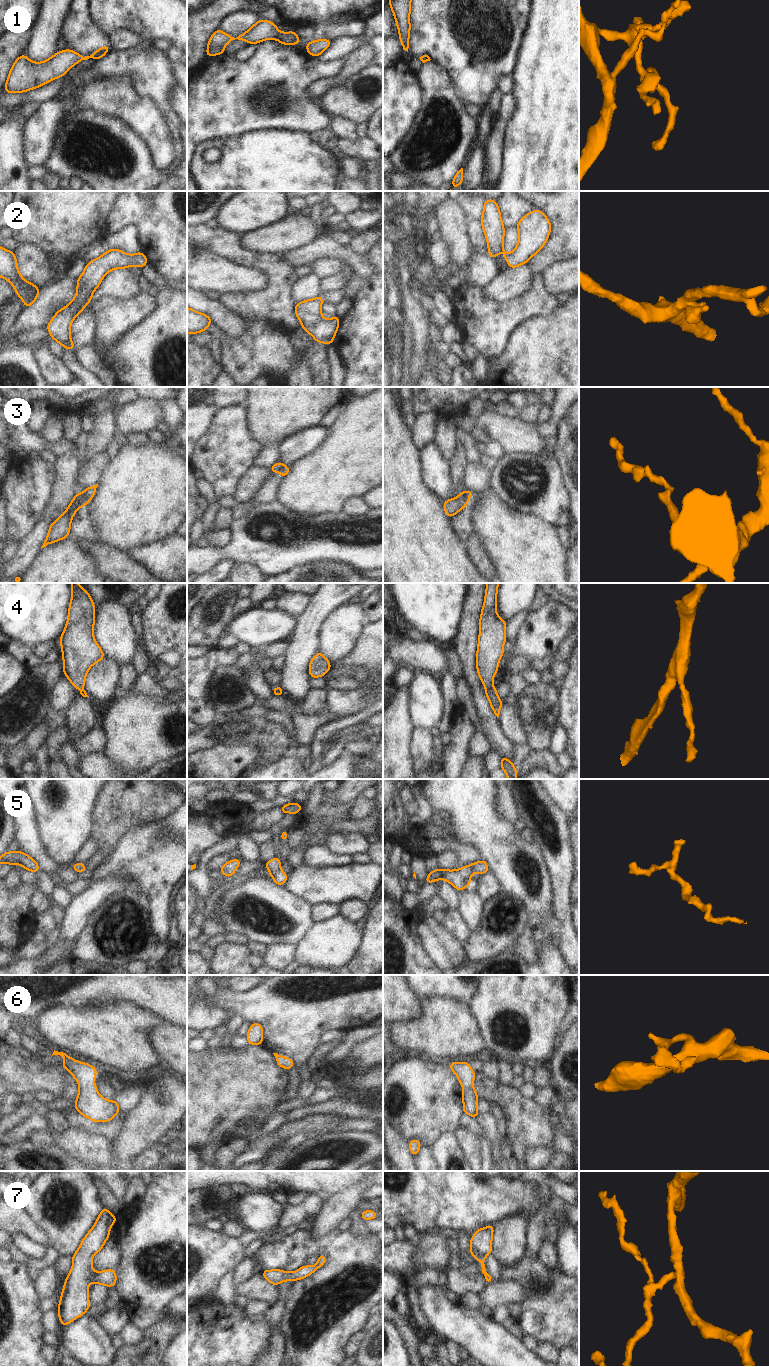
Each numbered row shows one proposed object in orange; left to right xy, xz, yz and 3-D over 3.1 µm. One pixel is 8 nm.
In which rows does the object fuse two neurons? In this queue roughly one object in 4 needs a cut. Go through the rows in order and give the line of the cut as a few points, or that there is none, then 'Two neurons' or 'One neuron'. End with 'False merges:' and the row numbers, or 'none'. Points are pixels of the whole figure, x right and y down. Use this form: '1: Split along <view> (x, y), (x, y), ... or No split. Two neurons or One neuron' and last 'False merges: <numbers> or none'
1: No split. One neuron
2: No split. One neuron
3: Split along xy (82, 493), (87, 503). Two neurons
4: No split. One neuron
5: No split. One neuron
6: No split. One neuron
7: No split. One neuron
False merges: 3

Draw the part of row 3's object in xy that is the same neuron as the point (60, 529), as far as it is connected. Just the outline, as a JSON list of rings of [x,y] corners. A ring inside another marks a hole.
[[[76,493],[73,497],[69,507],[63,512],[62,516],[56,521],[52,522],[42,547],[46,547],[48,544],[57,542],[65,539],[70,535],[70,524],[74,514],[77,512],[79,507],[87,505],[83,493]]]

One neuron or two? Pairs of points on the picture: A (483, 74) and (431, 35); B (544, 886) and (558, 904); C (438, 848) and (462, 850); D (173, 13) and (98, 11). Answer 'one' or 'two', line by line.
A: one
B: two
C: one
D: one

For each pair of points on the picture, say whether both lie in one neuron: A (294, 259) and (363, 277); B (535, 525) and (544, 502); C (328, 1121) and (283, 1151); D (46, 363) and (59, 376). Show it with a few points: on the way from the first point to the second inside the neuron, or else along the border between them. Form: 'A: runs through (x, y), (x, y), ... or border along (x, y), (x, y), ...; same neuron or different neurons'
A: runs through (312, 251), (338, 251), (342, 252), (349, 259); same neuron
B: border along (516, 509), (528, 514), (536, 514), (555, 526); different neurons
C: border along (281, 1140), (283, 1142); different neurons
D: runs through (49, 366), (56, 373); same neuron

